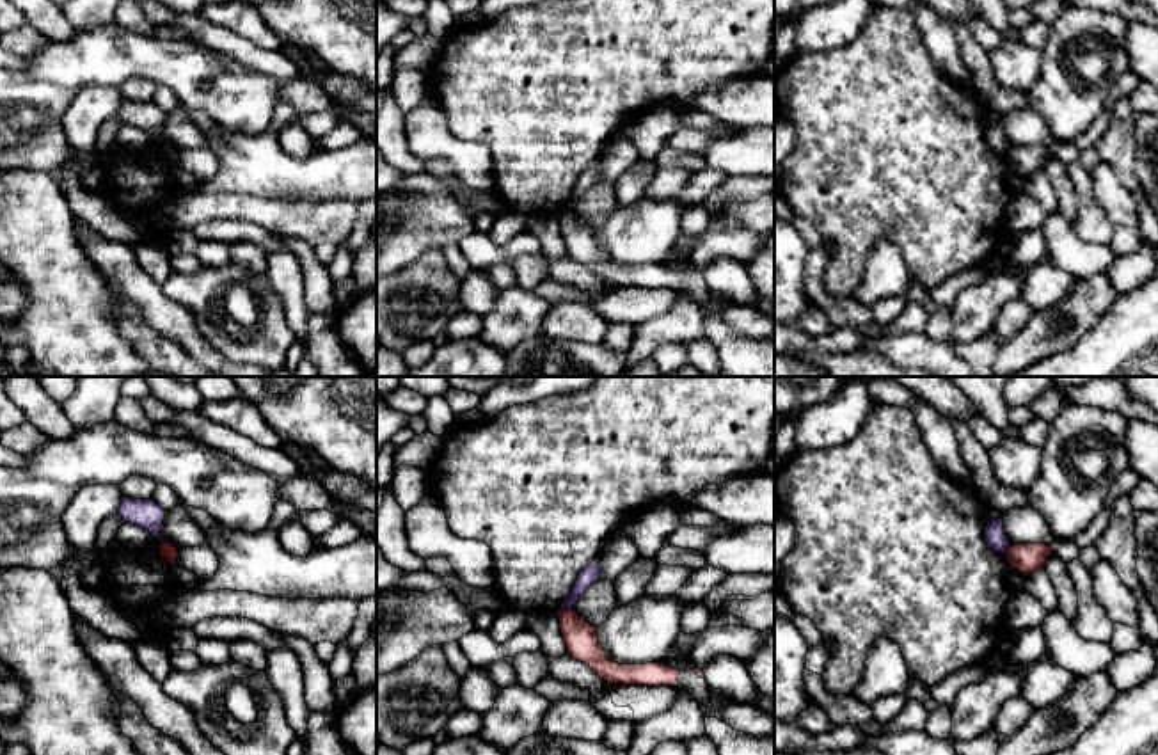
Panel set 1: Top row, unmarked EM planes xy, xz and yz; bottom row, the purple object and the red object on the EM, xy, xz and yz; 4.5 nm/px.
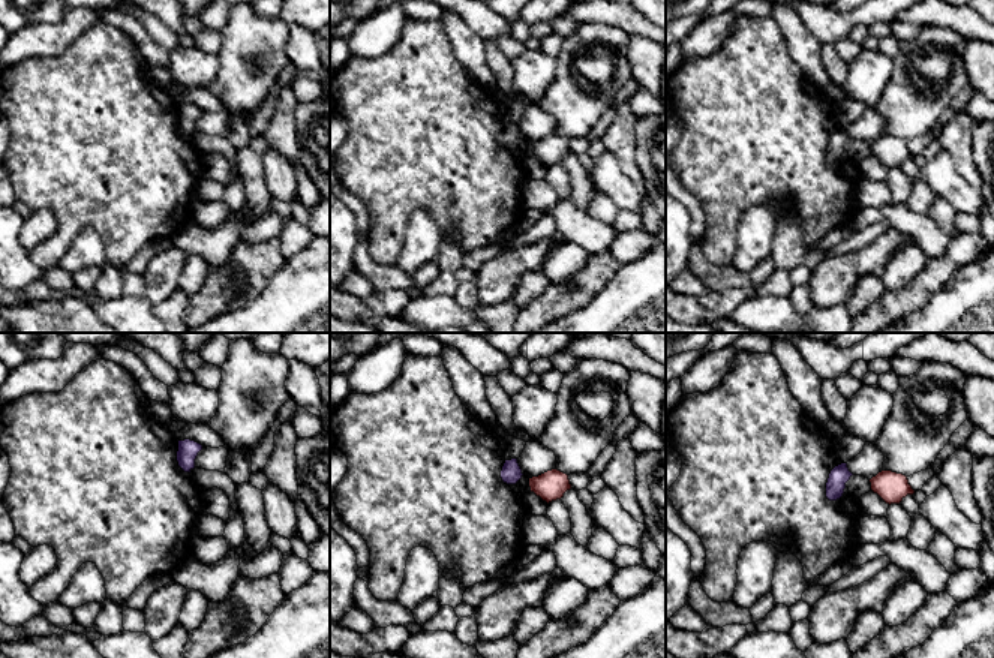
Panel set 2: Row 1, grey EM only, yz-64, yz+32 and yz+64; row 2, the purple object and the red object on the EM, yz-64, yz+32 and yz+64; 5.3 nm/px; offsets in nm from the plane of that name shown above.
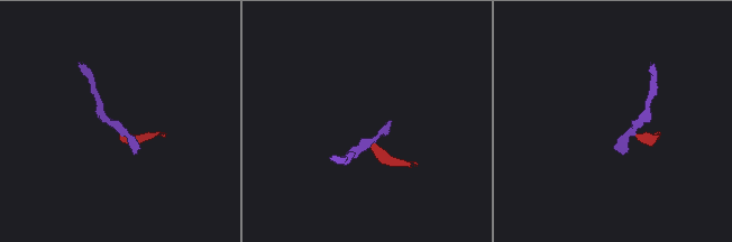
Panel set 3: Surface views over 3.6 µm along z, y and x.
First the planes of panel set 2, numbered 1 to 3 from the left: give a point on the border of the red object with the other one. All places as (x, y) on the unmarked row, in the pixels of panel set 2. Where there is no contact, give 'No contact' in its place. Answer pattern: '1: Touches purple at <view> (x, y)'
1: No contact
2: No contact
3: No contact

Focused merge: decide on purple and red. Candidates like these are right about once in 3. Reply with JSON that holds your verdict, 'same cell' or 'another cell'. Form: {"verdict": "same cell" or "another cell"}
{"verdict": "another cell"}

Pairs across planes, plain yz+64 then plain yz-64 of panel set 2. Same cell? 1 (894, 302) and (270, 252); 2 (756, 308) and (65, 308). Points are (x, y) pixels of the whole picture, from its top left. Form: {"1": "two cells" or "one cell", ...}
{"1": "one cell", "2": "two cells"}

